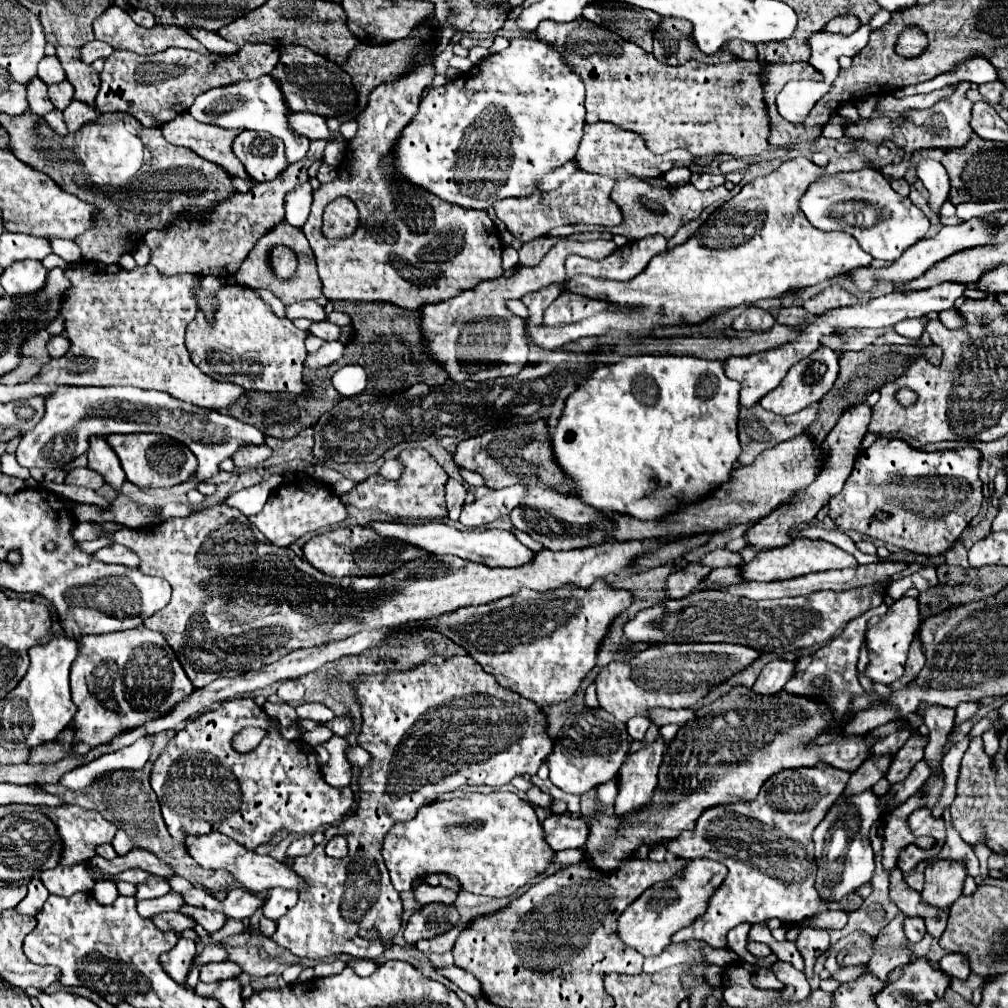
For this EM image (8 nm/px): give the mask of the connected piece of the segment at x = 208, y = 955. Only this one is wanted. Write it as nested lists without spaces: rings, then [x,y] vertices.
[[[208,944],[192,962],[192,968],[194,966],[200,966],[200,960],[208,960],[208,962],[224,962],[228,960],[228,952],[222,944]]]

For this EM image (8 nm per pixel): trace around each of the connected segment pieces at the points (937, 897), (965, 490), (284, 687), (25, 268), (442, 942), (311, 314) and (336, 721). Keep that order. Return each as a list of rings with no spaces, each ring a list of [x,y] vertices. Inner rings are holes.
[[[936,860],[926,868],[926,886],[922,898],[938,908],[948,908],[962,896],[966,880],[966,862],[962,860]]]
[[[882,436],[876,442],[858,454],[854,462],[854,470],[846,480],[842,492],[830,498],[830,518],[840,530],[858,530],[862,536],[872,538],[874,542],[896,544],[908,548],[916,554],[938,556],[944,554],[962,534],[962,530],[970,524],[970,520],[978,514],[982,496],[982,482],[978,478],[980,470],[980,452],[976,448],[964,446],[946,452],[924,452],[912,448],[904,440],[886,440]],[[876,512],[886,512],[886,520],[878,520]]]
[[[292,680],[282,682],[280,688],[278,688],[278,696],[280,696],[284,702],[300,702],[302,696],[304,696],[304,686],[302,686],[302,684],[296,684],[296,682],[292,682]]]
[[[20,260],[10,264],[2,274],[2,288],[8,296],[20,296],[42,288],[46,282],[46,268],[40,260]]]
[[[470,920],[468,924],[464,924],[464,926],[452,928],[450,932],[442,934],[442,936],[438,936],[438,938],[430,938],[430,940],[420,940],[420,942],[416,944],[416,948],[418,948],[420,952],[436,952],[436,954],[448,952],[448,950],[452,950],[452,946],[454,946],[456,938],[460,936],[460,932],[462,932],[464,928],[468,928],[470,924],[472,924],[472,920]]]
[[[306,300],[306,302],[296,302],[296,304],[288,306],[286,312],[288,312],[288,318],[308,318],[308,320],[312,320],[312,322],[326,320],[324,308],[322,308],[320,304],[316,304],[316,302],[310,302],[310,300]]]
[[[348,716],[342,718],[332,718],[330,722],[326,722],[324,726],[328,726],[336,736],[346,736],[352,730],[352,720]]]

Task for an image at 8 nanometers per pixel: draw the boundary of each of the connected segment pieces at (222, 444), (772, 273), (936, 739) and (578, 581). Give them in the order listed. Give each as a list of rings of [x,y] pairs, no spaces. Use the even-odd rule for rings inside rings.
[[[132,386],[118,388],[58,388],[56,394],[46,398],[44,418],[20,438],[16,448],[16,460],[24,468],[62,468],[76,456],[88,450],[90,436],[108,434],[132,434],[132,432],[156,432],[172,436],[184,442],[198,458],[196,478],[200,482],[218,474],[218,464],[230,458],[240,444],[262,444],[264,434],[232,416],[224,416],[216,410],[198,408],[172,398],[166,392],[140,390]]]
[[[860,154],[832,158],[828,168],[818,168],[802,156],[782,162],[778,170],[764,178],[756,178],[755,182],[743,186],[738,196],[716,208],[684,244],[654,256],[646,270],[632,280],[616,282],[592,276],[572,276],[562,284],[550,284],[526,294],[522,298],[528,308],[526,336],[544,350],[556,350],[582,336],[602,336],[608,330],[638,332],[680,322],[700,324],[730,308],[766,298],[782,298],[788,292],[816,286],[848,270],[870,266],[872,256],[862,252],[850,234],[820,232],[798,208],[802,192],[810,182],[818,180],[818,176],[834,176],[840,170],[860,170],[864,166],[864,156]],[[562,292],[604,300],[616,304],[618,310],[564,328],[550,328],[544,324],[544,310]]]
[[[928,706],[922,708],[922,722],[928,728],[928,746],[926,746],[926,754],[924,758],[930,762],[930,766],[936,772],[936,766],[940,762],[940,758],[944,756],[942,750],[946,746],[948,734],[952,732],[952,724],[954,724],[954,708],[944,708],[944,706]]]
[[[204,508],[190,518],[166,518],[156,526],[138,530],[124,528],[112,534],[110,540],[128,546],[140,556],[140,571],[143,574],[164,578],[172,586],[170,604],[146,618],[144,626],[166,636],[194,688],[202,688],[210,684],[210,680],[222,676],[230,678],[258,670],[300,648],[312,648],[330,640],[344,640],[362,628],[396,628],[410,620],[426,620],[462,606],[478,606],[512,596],[520,588],[538,592],[556,590],[564,584],[588,588],[596,578],[606,578],[612,572],[628,568],[636,556],[654,548],[650,542],[604,542],[566,552],[542,550],[534,556],[534,560],[530,560],[530,564],[518,568],[490,568],[486,564],[474,564],[456,556],[430,556],[406,562],[402,568],[386,576],[330,578],[322,576],[322,572],[306,564],[306,560],[296,556],[292,550],[270,544],[270,540],[266,540],[266,536],[262,536],[262,532],[258,532],[258,528],[254,528],[254,524],[250,524],[250,520],[234,508]],[[212,634],[226,644],[212,644]]]

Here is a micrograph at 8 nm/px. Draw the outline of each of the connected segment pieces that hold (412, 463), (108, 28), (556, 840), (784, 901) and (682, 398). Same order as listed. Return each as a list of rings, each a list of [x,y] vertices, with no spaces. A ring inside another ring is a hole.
[[[406,448],[400,452],[400,460],[404,462],[406,470],[400,480],[386,480],[382,476],[370,476],[368,480],[360,482],[352,492],[344,494],[342,500],[356,508],[370,508],[378,510],[378,506],[388,506],[392,516],[410,516],[410,518],[438,518],[446,516],[446,500],[444,500],[444,484],[446,472],[442,466],[422,448]]]
[[[110,6],[102,16],[98,16],[94,20],[94,34],[96,34],[96,40],[102,40],[102,42],[108,42],[112,48],[116,50],[130,50],[130,52],[136,52],[136,54],[154,54],[154,52],[162,52],[166,48],[188,48],[188,50],[194,50],[194,52],[208,52],[198,40],[194,40],[184,28],[178,28],[178,26],[162,26],[162,24],[156,24],[154,28],[142,28],[138,26],[130,14],[122,8],[116,8],[116,6]]]
[[[550,814],[544,822],[544,840],[554,850],[582,848],[586,844],[588,826],[584,818],[574,818],[570,814]]]
[[[820,764],[816,768],[798,768],[798,770],[784,770],[776,774],[776,782],[770,786],[764,786],[756,798],[756,802],[750,804],[730,804],[730,810],[724,806],[716,806],[706,810],[694,830],[682,832],[680,838],[668,842],[668,850],[682,856],[682,858],[710,858],[716,862],[722,862],[728,872],[730,872],[730,886],[722,885],[718,892],[710,898],[706,914],[690,924],[688,928],[676,932],[672,936],[672,942],[686,942],[686,940],[702,940],[710,944],[712,948],[726,948],[726,934],[730,928],[748,922],[748,924],[760,924],[768,922],[772,918],[778,918],[780,922],[790,922],[790,924],[800,924],[806,918],[812,918],[824,910],[844,910],[844,912],[854,912],[862,906],[862,898],[858,894],[848,894],[842,900],[828,900],[824,902],[814,888],[816,882],[816,862],[814,862],[814,842],[812,842],[812,832],[820,824],[822,816],[830,810],[830,804],[838,800],[842,794],[842,788],[846,788],[848,772],[836,770],[832,766]]]
[[[642,354],[642,356],[628,356],[616,364],[596,368],[576,388],[576,392],[572,392],[566,398],[564,410],[558,418],[558,424],[552,434],[558,466],[564,470],[568,480],[572,480],[572,484],[574,484],[574,492],[570,490],[568,484],[562,484],[562,488],[558,488],[558,492],[568,498],[582,500],[582,502],[594,506],[596,510],[630,514],[638,520],[658,520],[658,518],[666,516],[668,512],[674,512],[682,504],[690,504],[690,502],[698,502],[698,500],[706,498],[706,494],[710,490],[714,490],[718,484],[726,482],[730,478],[730,472],[738,466],[738,456],[742,450],[740,442],[738,442],[738,426],[736,426],[738,424],[738,408],[740,408],[738,392],[740,392],[740,384],[736,380],[730,380],[724,374],[722,362],[718,362],[718,360],[702,360],[702,358],[694,358],[694,356],[648,356],[648,354]]]

